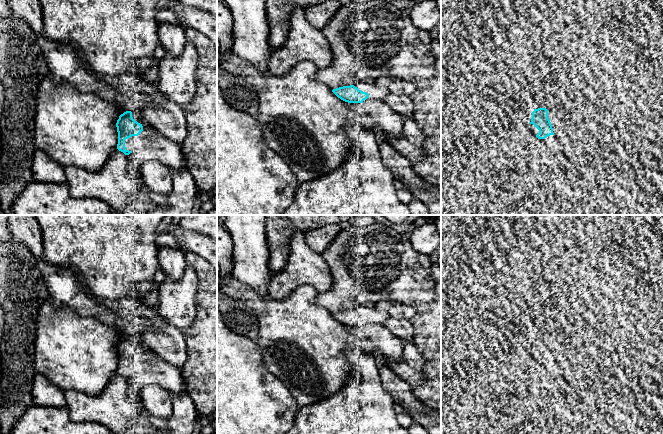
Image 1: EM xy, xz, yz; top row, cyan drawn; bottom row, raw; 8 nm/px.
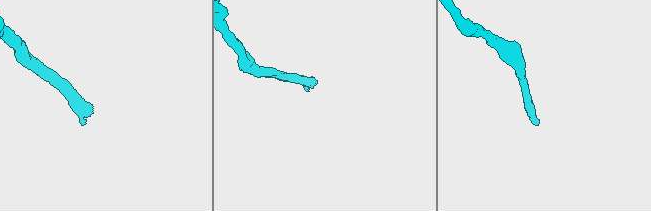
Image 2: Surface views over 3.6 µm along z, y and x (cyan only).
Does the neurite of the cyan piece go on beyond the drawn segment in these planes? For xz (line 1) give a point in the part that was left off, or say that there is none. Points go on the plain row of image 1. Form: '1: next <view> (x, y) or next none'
1: next xz (375, 317)

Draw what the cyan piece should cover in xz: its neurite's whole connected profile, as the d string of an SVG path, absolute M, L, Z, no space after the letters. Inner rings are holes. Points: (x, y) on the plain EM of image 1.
M356 306L350 310L333 313L332 316L338 322L348 327L384 324L391 318L387 312L378 311L374 307L368 306Z

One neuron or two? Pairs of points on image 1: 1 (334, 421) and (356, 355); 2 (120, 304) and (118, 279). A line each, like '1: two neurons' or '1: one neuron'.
1: one neuron
2: two neurons

